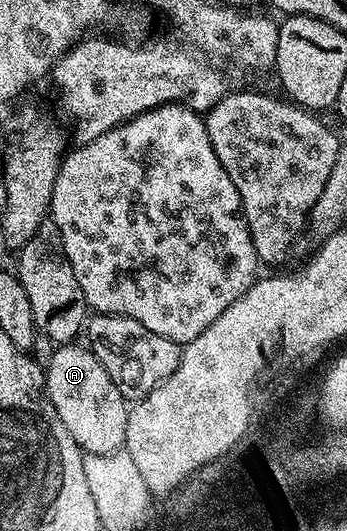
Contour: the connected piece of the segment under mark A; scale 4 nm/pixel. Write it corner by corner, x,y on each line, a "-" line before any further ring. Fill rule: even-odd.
70,342
55,348
56,352
46,362
44,389
58,417
62,417
62,425
66,425
81,451
90,455
113,455
124,447
129,400
118,393
118,385
110,381
110,373
102,369
92,350
84,345
76,346

